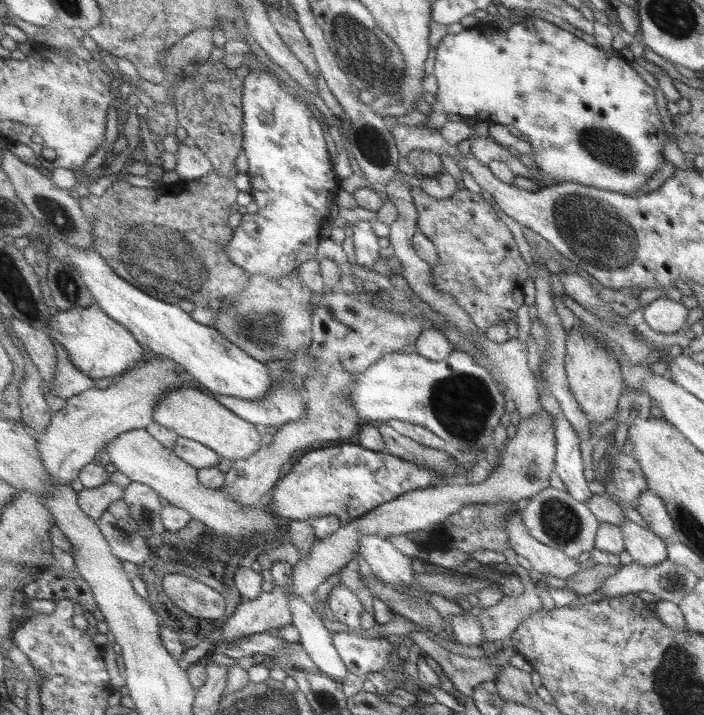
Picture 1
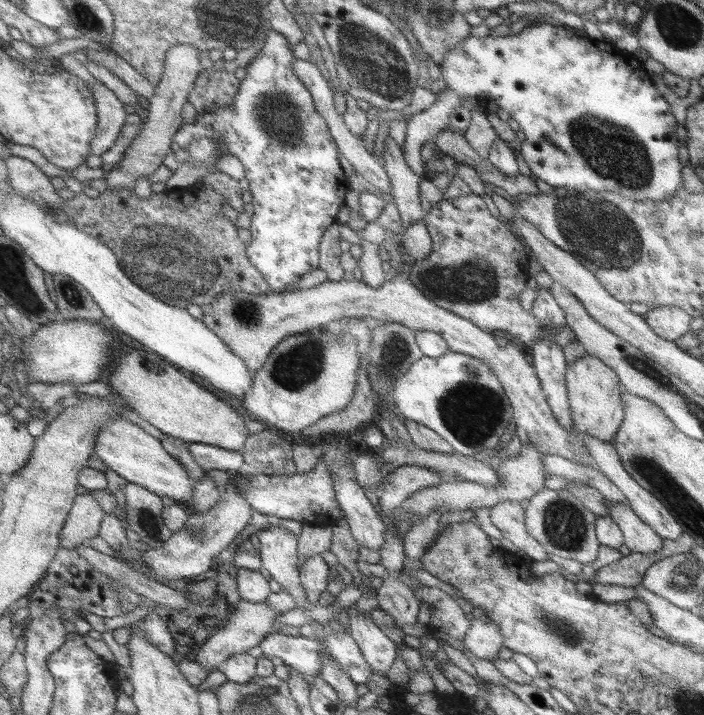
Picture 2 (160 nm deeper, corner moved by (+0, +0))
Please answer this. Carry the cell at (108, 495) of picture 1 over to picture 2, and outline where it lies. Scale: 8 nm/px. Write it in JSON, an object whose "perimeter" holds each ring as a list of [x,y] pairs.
{"perimeter":[[[91,492],[78,495],[72,512],[61,530],[60,545],[63,548],[75,549],[90,538],[95,538],[100,533],[105,515],[105,510]]]}

